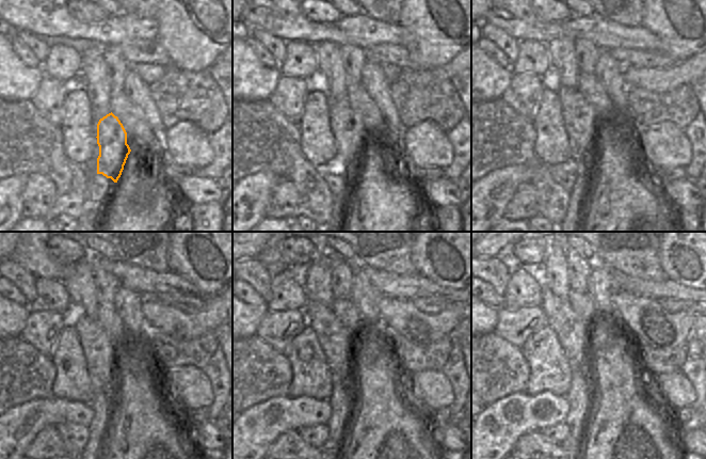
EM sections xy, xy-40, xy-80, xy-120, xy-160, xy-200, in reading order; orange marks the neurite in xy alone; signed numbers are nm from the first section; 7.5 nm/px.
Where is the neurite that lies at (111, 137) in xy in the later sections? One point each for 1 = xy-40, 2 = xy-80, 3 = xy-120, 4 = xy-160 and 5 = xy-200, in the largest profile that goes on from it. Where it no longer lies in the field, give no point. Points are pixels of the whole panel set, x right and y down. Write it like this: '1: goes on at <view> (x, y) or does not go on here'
1: goes on at xy-40 (348, 129)
2: goes on at xy-80 (583, 128)
3: goes on at xy-120 (101, 355)
4: goes on at xy-160 (334, 339)
5: goes on at xy-200 (574, 338)

